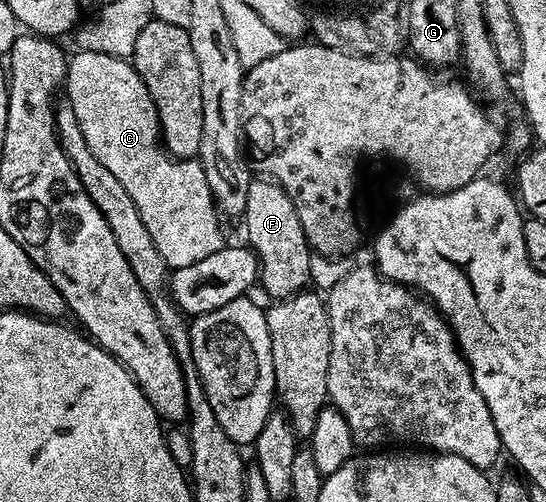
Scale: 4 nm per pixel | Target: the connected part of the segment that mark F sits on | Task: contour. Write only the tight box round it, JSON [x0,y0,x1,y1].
[244,176,311,300]

